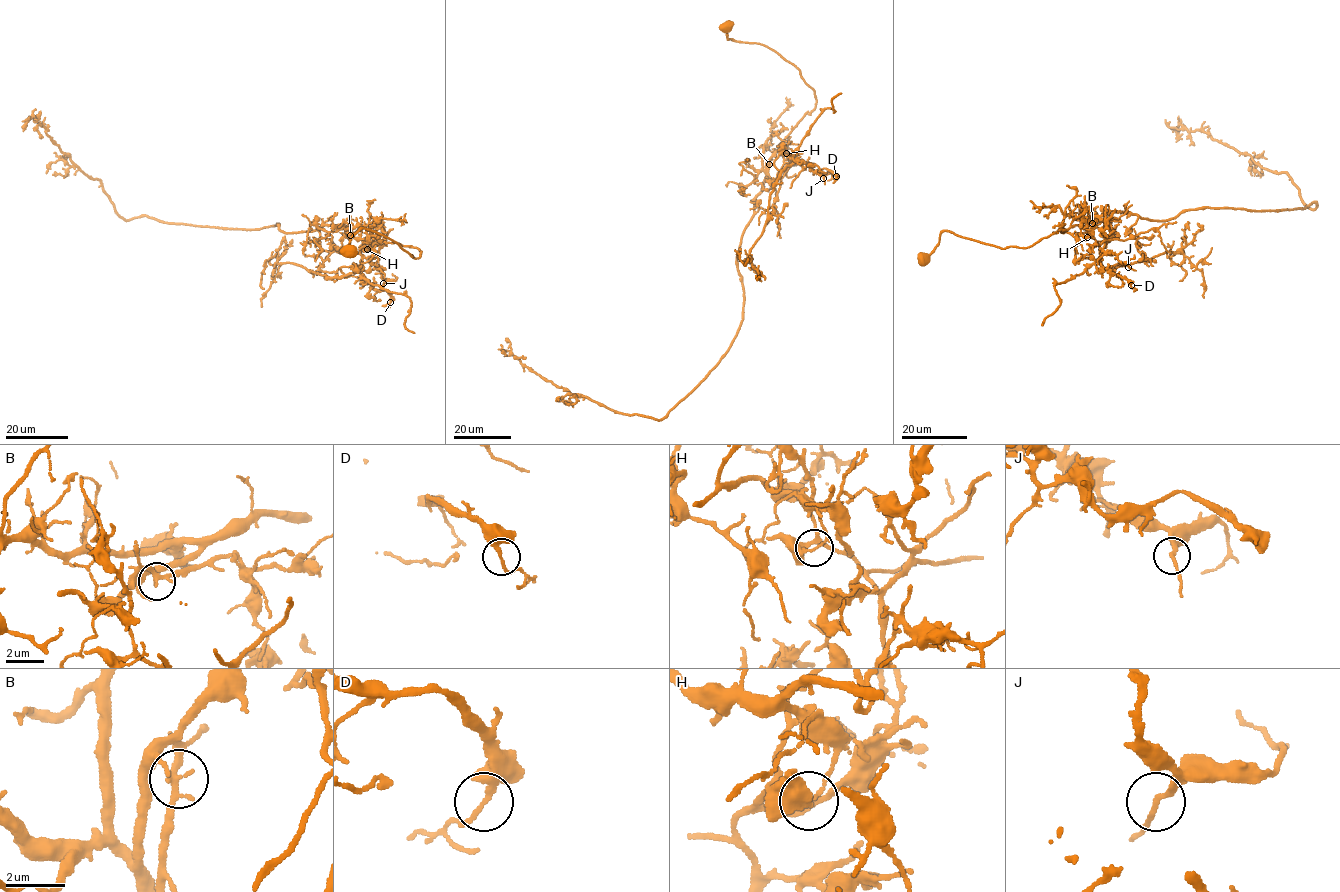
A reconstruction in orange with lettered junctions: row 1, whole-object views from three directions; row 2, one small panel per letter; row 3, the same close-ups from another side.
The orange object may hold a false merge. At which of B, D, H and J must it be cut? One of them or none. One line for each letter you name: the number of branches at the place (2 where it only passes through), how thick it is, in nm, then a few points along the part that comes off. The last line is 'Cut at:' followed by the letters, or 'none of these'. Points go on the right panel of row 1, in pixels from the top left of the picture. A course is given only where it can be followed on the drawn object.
H: 2 branches meet; 100 nm thick; foreign part runs (1087, 237), (1099, 244), (1099, 262), (1112, 269), (1181, 250), (1170, 255), (1186, 272), (1179, 280)
Cut at: H

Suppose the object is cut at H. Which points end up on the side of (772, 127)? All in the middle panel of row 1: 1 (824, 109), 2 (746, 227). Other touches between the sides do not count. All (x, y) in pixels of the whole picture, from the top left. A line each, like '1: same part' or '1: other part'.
1: other part
2: same part

